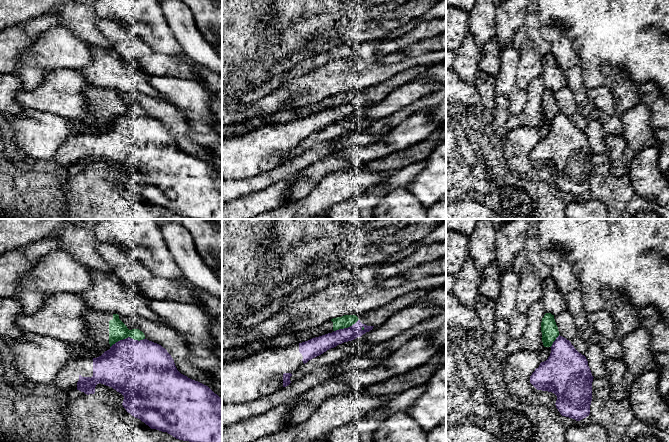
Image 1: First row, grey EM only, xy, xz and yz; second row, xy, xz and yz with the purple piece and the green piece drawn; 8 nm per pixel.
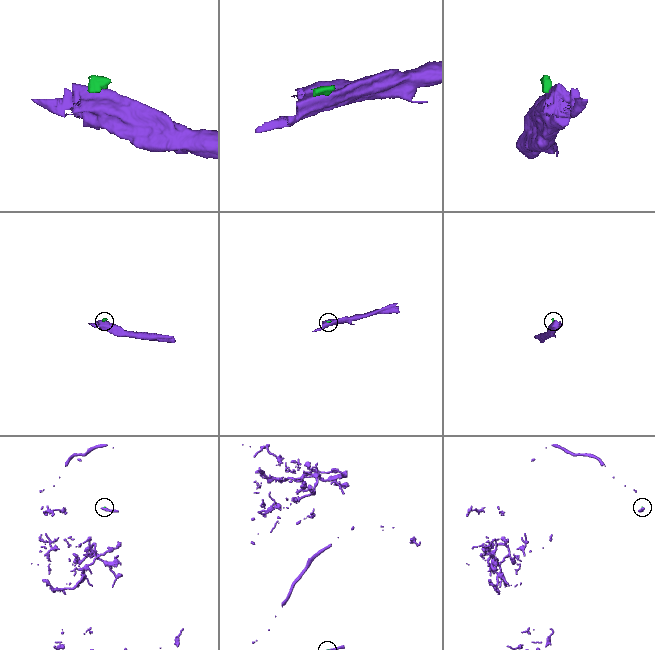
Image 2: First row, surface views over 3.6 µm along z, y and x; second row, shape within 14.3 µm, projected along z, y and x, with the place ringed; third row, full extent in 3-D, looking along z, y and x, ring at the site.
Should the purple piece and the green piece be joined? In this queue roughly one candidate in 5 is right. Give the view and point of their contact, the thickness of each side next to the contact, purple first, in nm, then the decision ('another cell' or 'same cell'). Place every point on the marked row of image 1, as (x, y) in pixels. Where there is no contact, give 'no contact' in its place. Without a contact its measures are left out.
meets purple in xy at (128, 337); 440 nm thick on the purple side, 150 nm on the other; another cell

